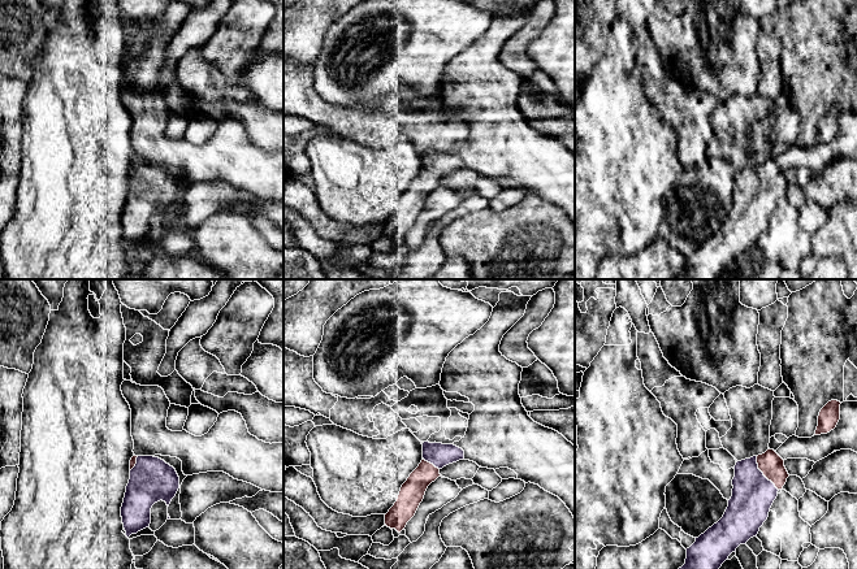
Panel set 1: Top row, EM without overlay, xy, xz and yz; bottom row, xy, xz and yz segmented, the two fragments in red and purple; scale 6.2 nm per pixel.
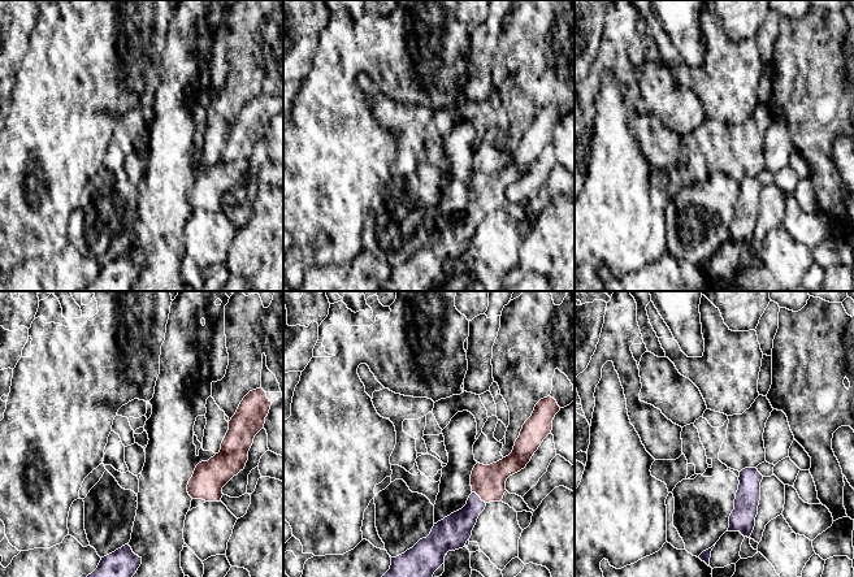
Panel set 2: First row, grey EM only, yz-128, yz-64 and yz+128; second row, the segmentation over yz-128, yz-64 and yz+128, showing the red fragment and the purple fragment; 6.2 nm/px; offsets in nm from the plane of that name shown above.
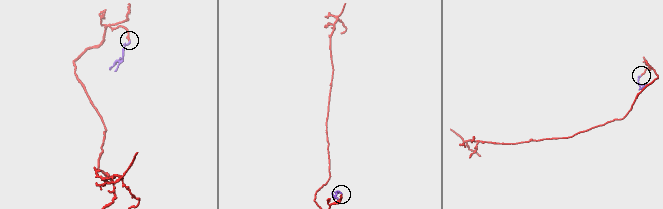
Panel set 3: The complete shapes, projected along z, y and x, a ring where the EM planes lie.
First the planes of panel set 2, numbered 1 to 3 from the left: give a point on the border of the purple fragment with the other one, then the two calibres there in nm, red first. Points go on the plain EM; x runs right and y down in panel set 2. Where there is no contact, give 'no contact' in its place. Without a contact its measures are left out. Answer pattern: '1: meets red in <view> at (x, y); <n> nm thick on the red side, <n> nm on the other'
1: no contact
2: meets red in yz-64 at (478, 204); 200 nm thick on the red side, 190 nm on the other
3: no contact

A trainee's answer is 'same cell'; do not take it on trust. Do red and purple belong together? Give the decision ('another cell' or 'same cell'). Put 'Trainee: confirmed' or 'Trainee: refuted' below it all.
same cell
Trainee: confirmed

